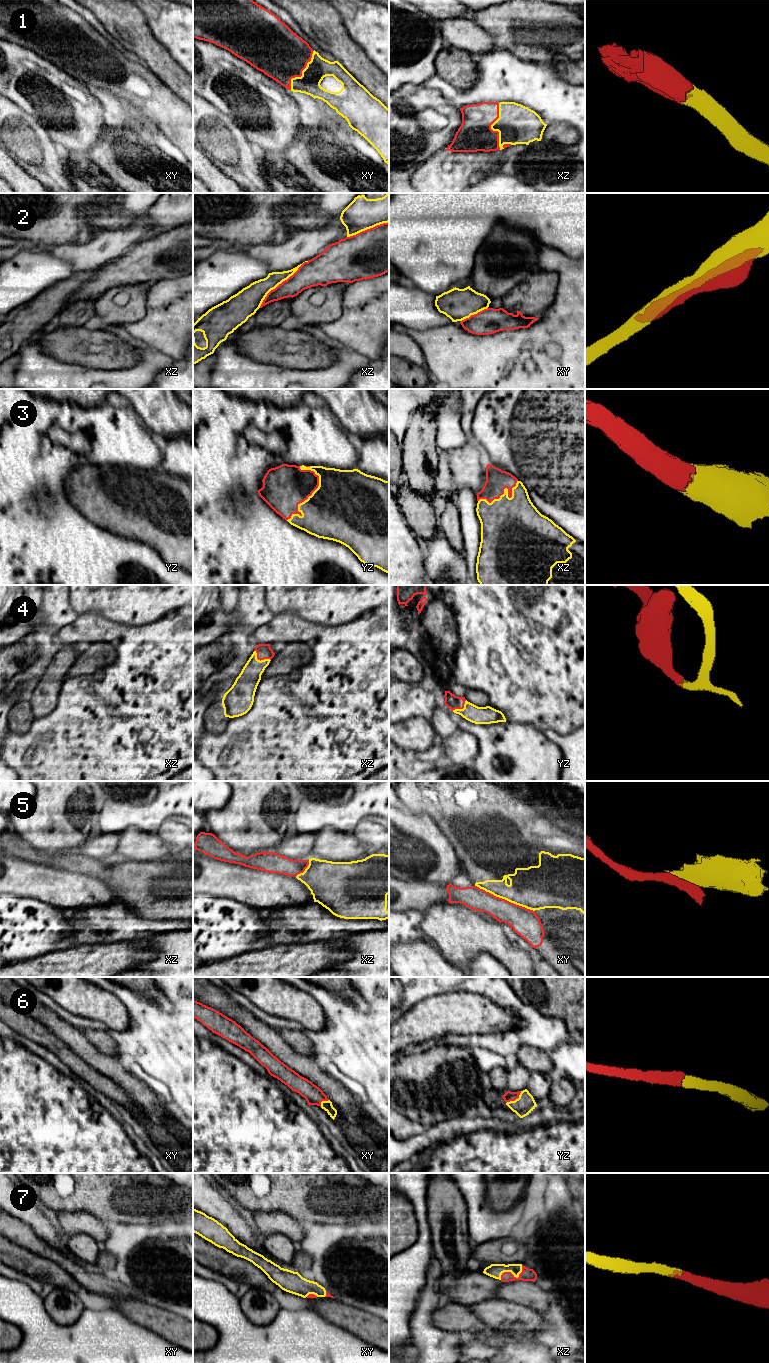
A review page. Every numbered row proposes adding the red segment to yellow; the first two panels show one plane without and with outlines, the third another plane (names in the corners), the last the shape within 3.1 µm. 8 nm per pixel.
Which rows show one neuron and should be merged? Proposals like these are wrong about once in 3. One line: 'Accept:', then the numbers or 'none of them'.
Accept: 1, 3, 4, 6, 7

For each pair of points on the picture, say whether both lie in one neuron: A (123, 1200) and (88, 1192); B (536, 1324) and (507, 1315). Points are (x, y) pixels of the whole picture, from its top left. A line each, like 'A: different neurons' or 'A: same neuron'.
A: same neuron
B: same neuron

